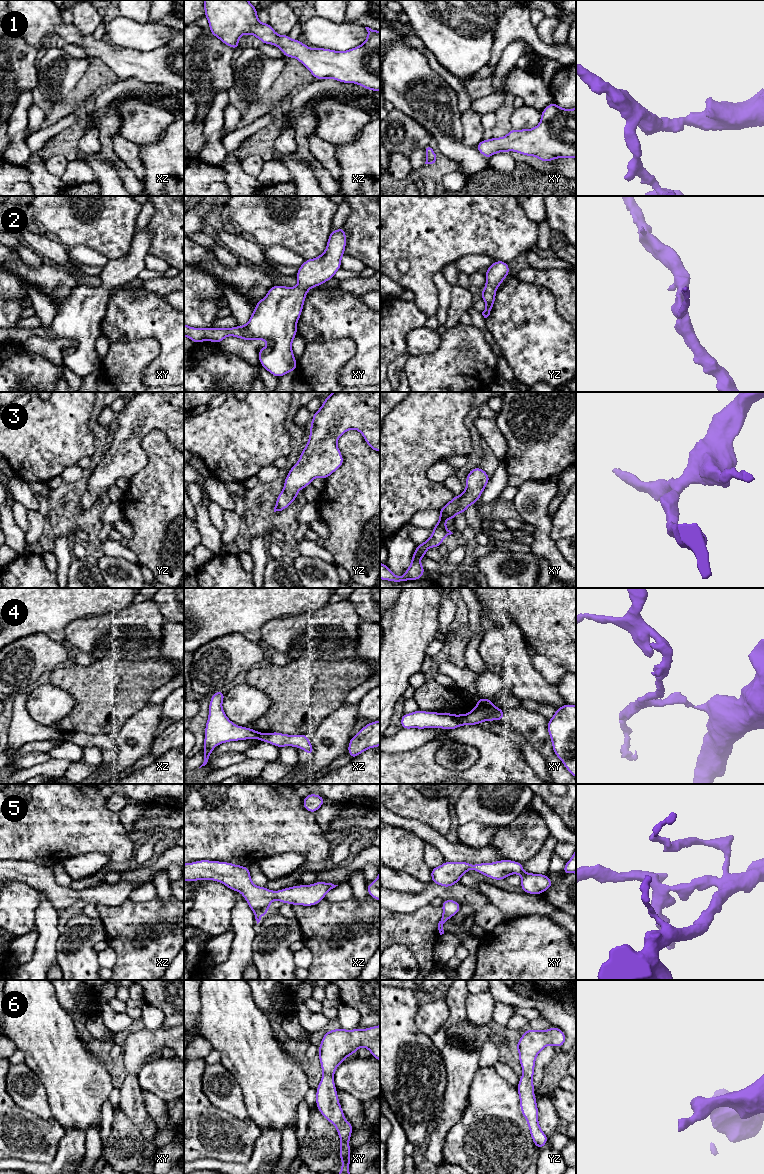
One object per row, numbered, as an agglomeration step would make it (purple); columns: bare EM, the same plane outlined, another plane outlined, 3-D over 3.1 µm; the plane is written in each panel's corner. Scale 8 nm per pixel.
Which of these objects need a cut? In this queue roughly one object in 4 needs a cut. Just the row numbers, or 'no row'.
4

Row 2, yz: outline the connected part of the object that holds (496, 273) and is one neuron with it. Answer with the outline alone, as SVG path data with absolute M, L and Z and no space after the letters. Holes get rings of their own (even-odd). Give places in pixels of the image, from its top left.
M497 260L487 268L484 274L486 279L486 286L483 288L480 296L485 301L485 309L482 312L484 318L487 318L492 311L495 302L496 290L504 279L508 276L510 268L508 263Z

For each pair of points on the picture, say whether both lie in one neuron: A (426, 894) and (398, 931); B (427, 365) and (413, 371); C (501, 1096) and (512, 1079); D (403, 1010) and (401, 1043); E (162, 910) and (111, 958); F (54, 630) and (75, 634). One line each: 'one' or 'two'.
A: two
B: one
C: two
D: one
E: two
F: two

